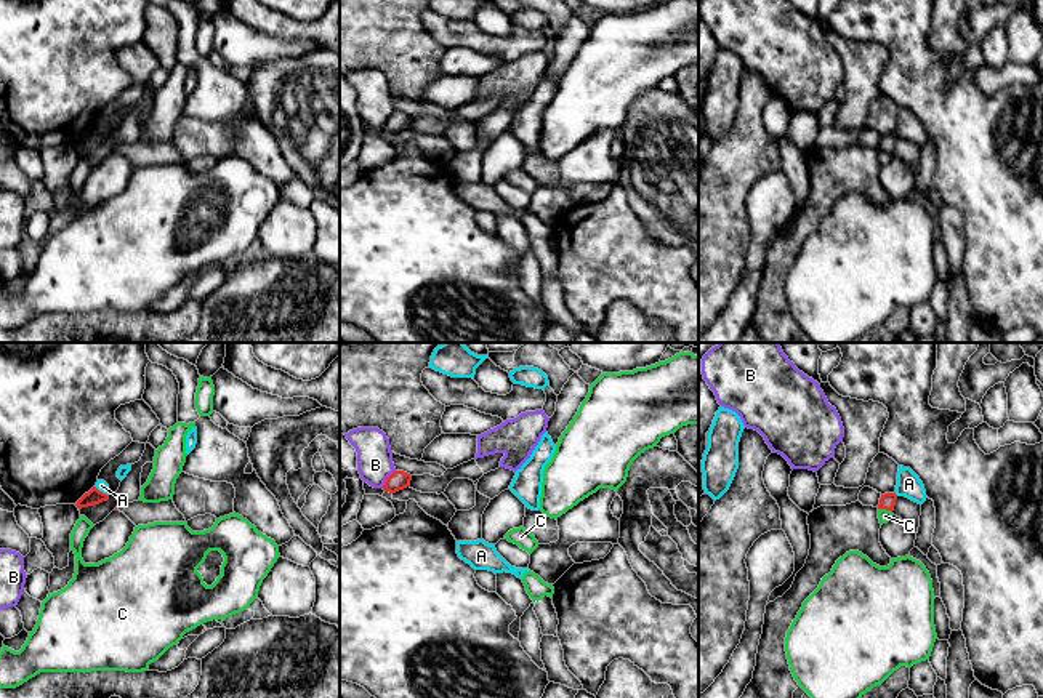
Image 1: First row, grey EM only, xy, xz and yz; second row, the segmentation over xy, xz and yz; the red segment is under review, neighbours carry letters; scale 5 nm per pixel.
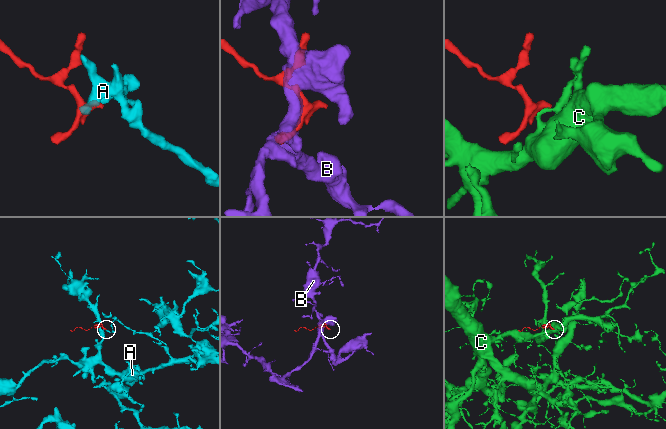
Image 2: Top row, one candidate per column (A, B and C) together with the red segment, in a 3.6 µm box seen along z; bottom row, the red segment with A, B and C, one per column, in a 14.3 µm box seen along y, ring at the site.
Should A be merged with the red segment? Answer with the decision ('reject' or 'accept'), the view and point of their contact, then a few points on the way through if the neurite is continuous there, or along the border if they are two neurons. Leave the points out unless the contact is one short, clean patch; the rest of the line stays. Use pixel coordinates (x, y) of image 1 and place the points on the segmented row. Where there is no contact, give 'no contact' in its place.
reject | xy (101, 492) | along xy (95, 485), (108, 495)

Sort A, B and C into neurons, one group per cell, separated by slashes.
A / B / C

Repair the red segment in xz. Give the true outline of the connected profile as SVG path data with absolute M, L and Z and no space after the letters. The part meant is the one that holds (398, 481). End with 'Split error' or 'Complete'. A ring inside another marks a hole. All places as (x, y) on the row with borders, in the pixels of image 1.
M394 471L385 482L383 490L396 493L410 487L412 475L404 471Z. Complete

